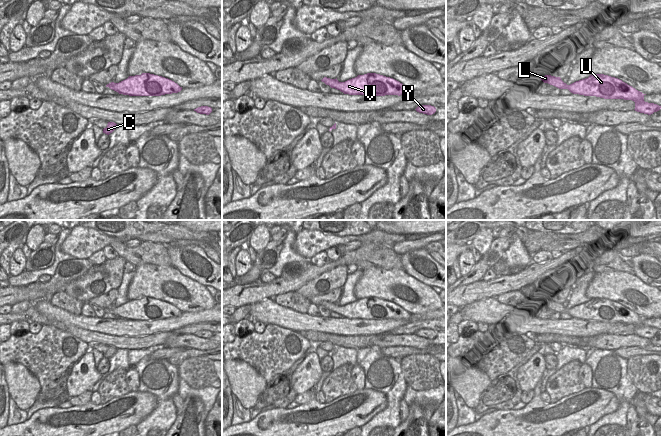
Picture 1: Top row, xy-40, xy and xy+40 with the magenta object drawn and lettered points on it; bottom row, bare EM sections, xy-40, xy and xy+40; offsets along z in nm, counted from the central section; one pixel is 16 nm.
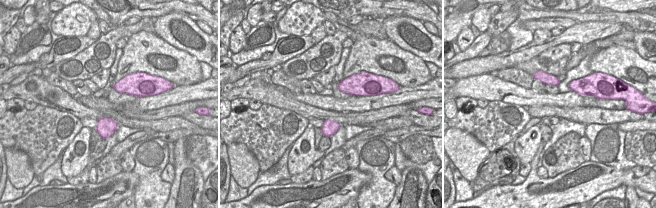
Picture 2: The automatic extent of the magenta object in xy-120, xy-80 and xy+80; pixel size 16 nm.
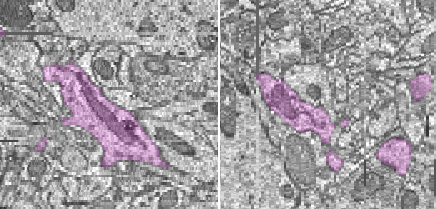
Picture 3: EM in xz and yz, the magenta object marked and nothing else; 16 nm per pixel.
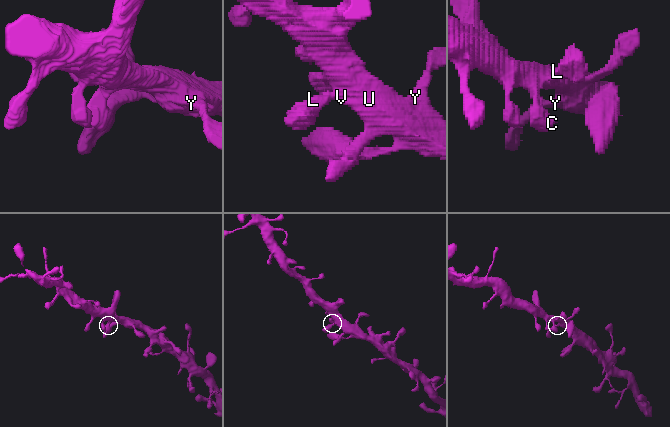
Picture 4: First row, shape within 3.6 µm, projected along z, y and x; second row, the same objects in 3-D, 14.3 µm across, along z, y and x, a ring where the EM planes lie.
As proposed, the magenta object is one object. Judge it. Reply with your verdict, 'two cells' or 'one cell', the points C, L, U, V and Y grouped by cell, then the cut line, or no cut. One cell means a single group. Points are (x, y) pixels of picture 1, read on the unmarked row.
one cell | C L U V Y | no cut

